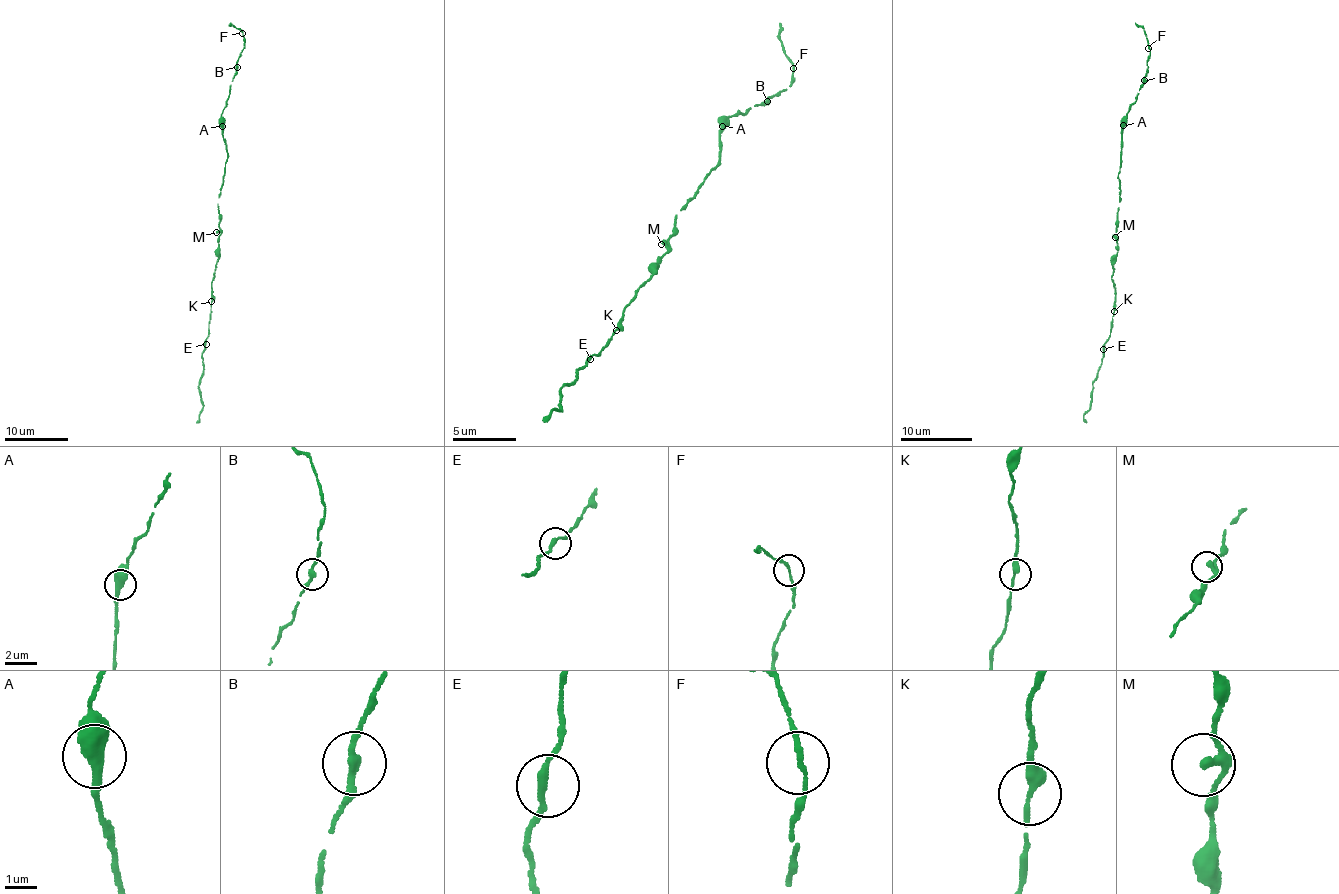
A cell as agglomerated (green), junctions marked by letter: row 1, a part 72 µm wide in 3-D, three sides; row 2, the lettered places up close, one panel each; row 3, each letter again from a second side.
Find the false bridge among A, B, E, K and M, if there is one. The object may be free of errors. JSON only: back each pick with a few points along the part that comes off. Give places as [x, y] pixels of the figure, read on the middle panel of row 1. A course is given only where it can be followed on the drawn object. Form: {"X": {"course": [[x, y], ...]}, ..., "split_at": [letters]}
{"split_at": []}

